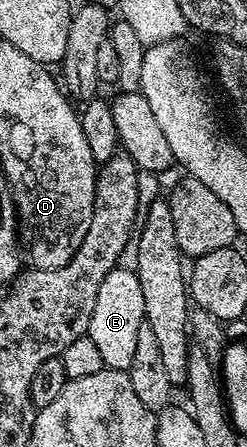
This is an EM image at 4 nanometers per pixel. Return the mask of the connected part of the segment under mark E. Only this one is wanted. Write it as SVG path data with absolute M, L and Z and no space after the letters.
M119 268L108 272L108 276L104 276L100 284L100 292L96 292L96 308L92 308L92 320L88 331L88 337L92 340L92 344L96 344L105 369L129 371L132 355L136 352L136 336L140 333L140 324L145 317L144 292L140 292L140 280L137 273L130 268Z

